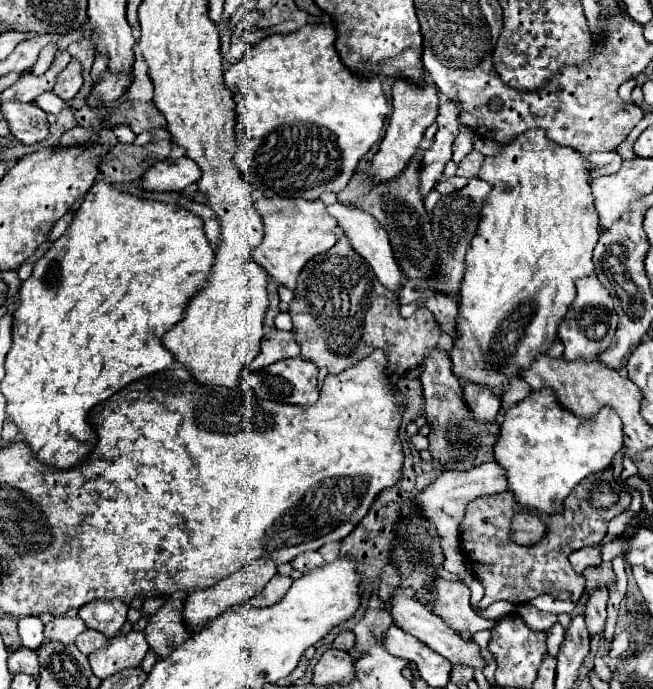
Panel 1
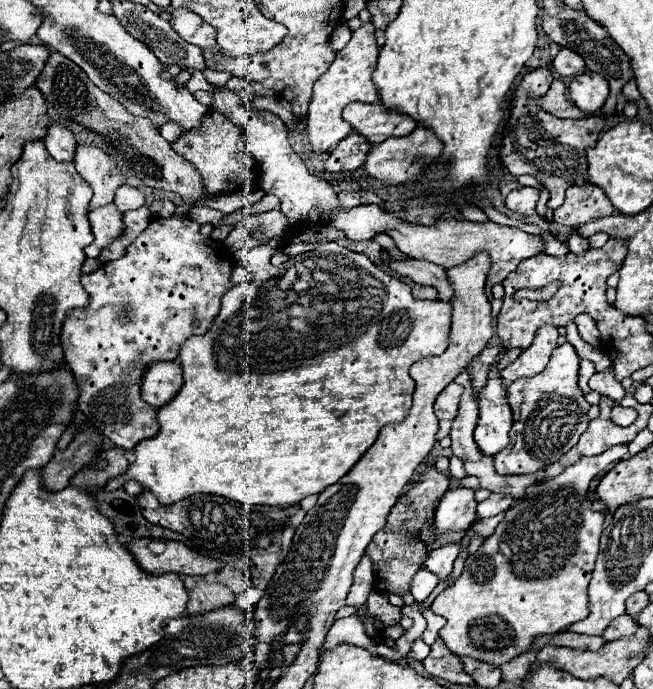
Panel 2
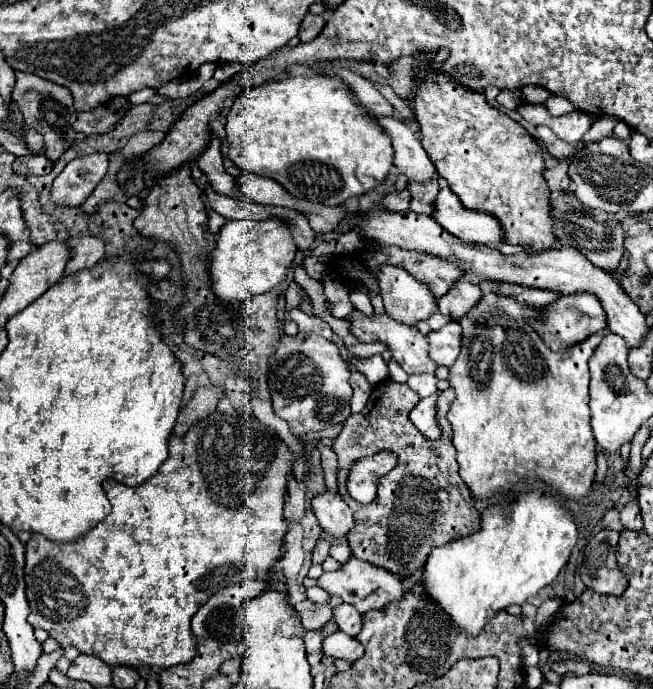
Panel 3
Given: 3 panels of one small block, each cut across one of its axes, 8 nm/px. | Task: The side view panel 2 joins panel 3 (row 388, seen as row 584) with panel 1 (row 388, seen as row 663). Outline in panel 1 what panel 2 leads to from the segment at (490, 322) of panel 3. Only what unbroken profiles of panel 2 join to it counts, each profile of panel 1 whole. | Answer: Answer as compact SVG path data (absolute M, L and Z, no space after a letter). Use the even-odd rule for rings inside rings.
M534 130L530 134L520 134L512 144L504 146L504 150L496 156L488 156L484 160L484 166L480 170L480 178L490 182L494 186L494 190L490 192L488 200L486 200L486 206L482 208L482 220L480 220L480 226L476 230L476 236L472 238L472 246L468 250L468 256L466 256L466 274L464 274L464 282L462 282L462 288L460 288L460 314L458 314L458 330L456 330L456 338L454 338L454 344L452 344L452 350L450 350L450 360L452 360L452 372L456 378L464 378L464 380L472 380L474 384L480 384L480 386L486 386L488 390L494 392L494 396L500 396L504 394L506 386L510 384L512 378L518 378L522 368L530 368L532 360L536 360L538 356L546 354L548 348L552 348L552 344L556 342L556 336L558 336L558 326L560 326L560 320L564 320L572 300L576 298L576 280L578 278L584 278L588 274L594 272L594 264L592 264L592 252L594 252L594 246L598 242L598 236L600 236L600 226L598 226L598 216L592 208L592 190L590 190L590 176L588 176L588 160L584 154L578 154L574 148L564 148L564 146L558 146L554 142L550 142L544 134L544 130ZM506 186L510 186L512 190L510 192L504 192Z

